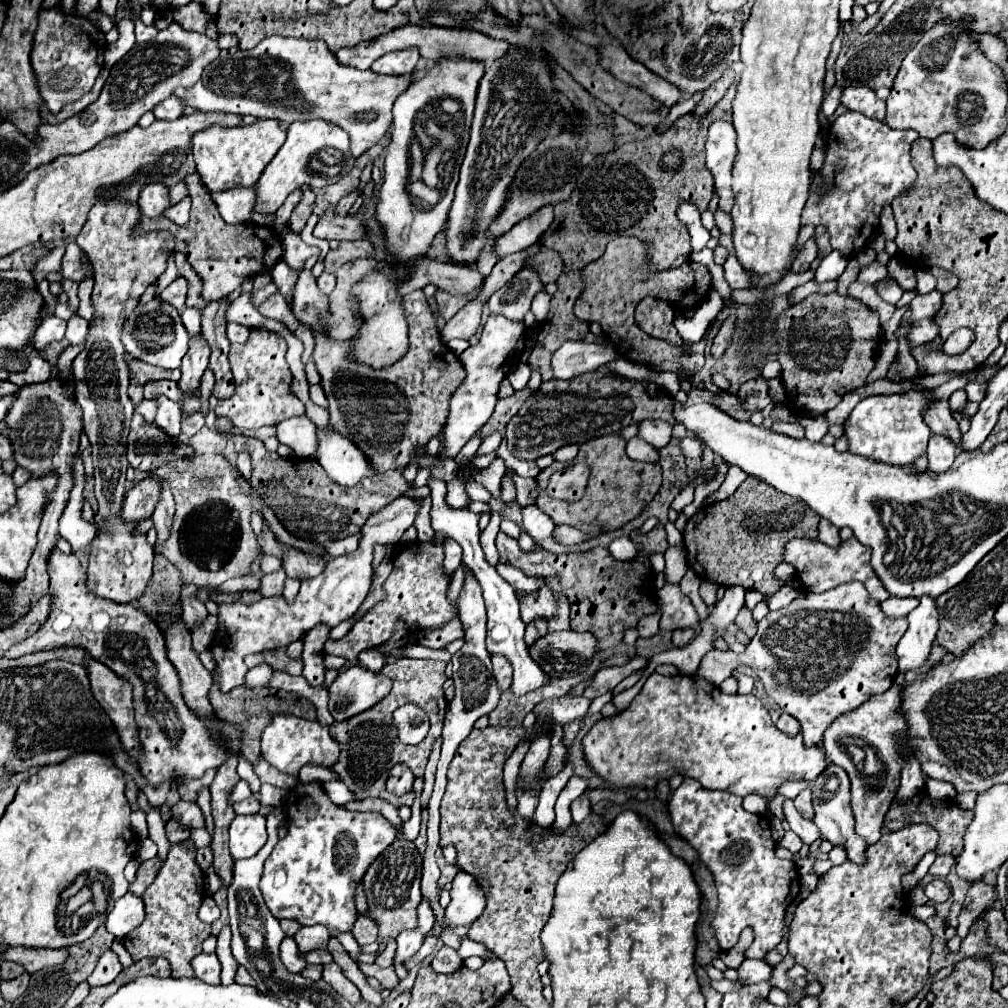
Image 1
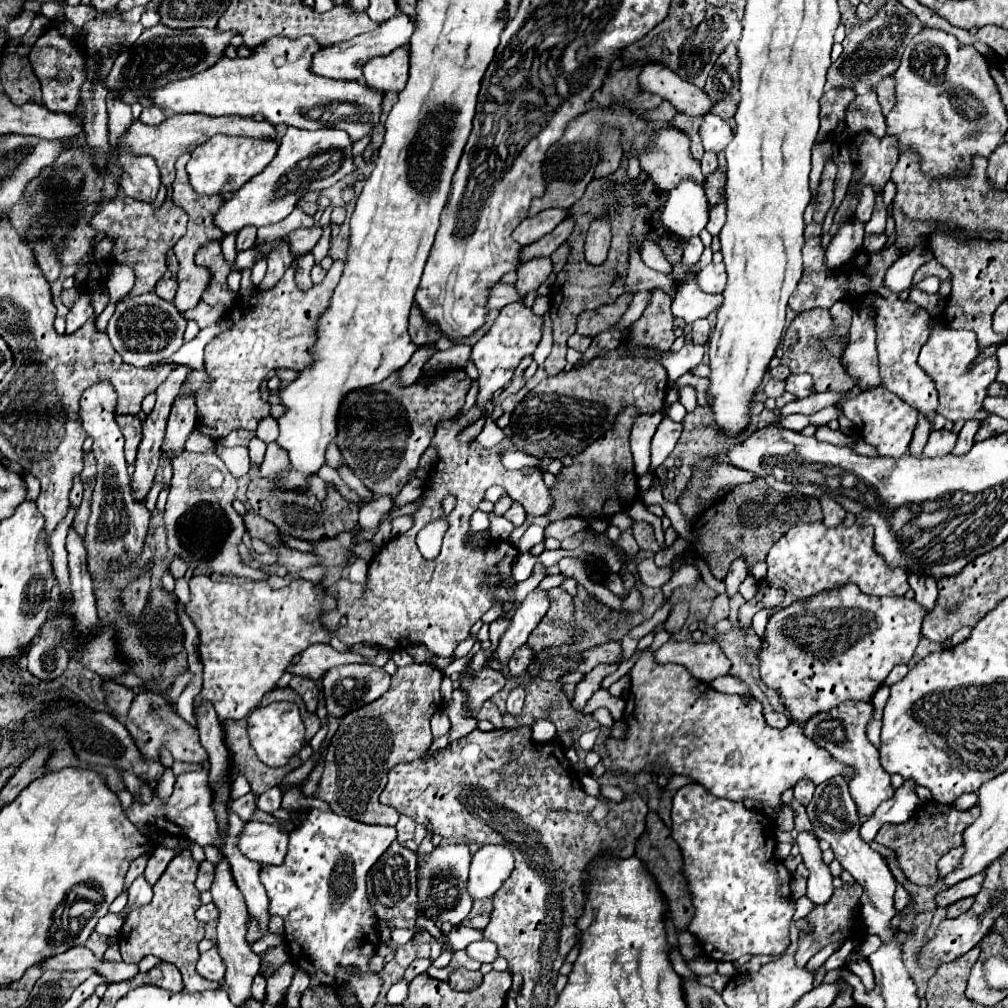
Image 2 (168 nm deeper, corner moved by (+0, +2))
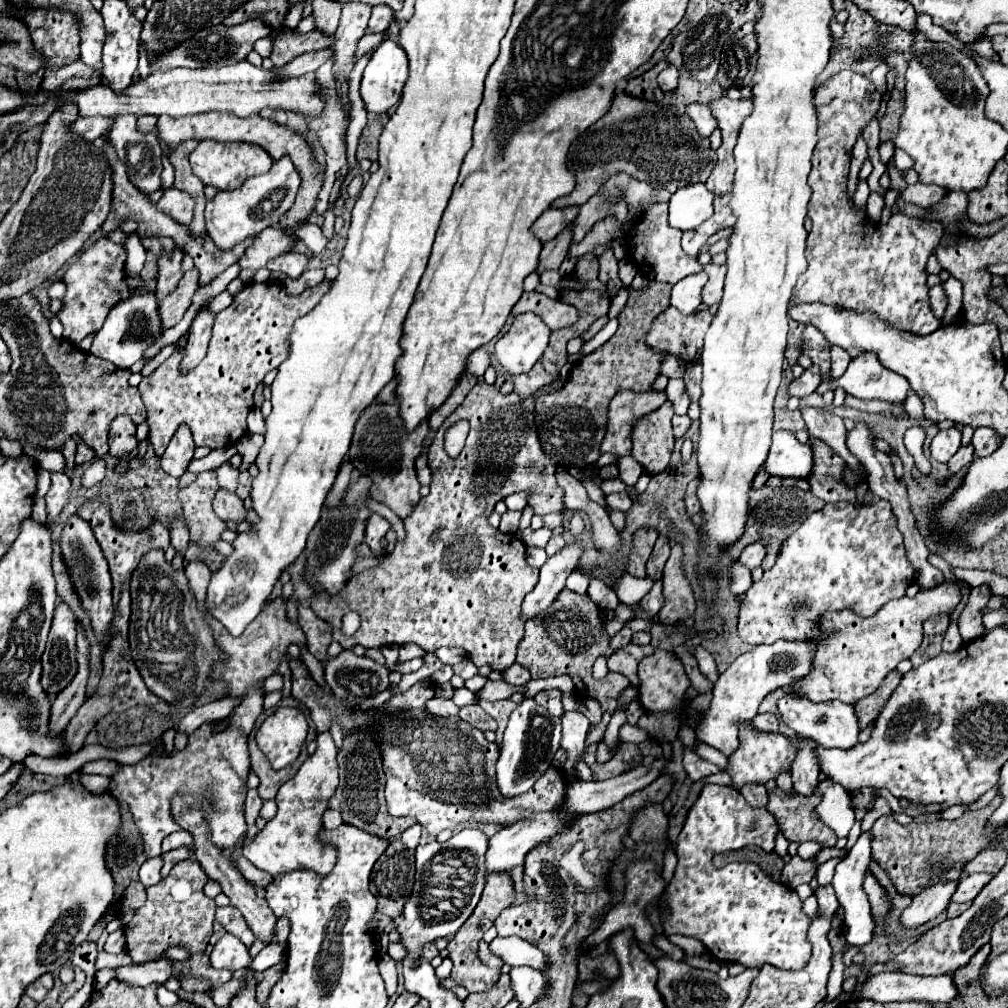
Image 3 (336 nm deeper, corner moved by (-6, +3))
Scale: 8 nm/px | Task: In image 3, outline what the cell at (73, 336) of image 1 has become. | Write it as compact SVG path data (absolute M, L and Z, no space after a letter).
M101 237L89 249L81 253L81 257L63 273L61 281L67 285L67 293L63 295L63 307L57 313L57 319L63 323L65 331L63 337L77 345L87 335L97 333L103 327L109 311L119 303L125 301L129 295L147 293L145 281L141 275L133 275L125 269L125 245L111 243L109 239Z

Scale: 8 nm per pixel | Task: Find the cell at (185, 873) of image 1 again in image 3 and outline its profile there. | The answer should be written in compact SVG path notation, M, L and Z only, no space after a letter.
M185 859L171 869L167 879L161 879L155 887L147 887L145 905L137 909L133 919L123 927L127 939L127 953L131 955L133 963L159 959L165 949L179 945L191 951L191 959L187 963L173 963L175 973L193 973L207 977L213 981L213 987L219 987L232 979L231 971L213 969L209 957L203 953L211 939L215 919L215 901L205 897L205 883L207 875L203 873L201 865L193 859Z

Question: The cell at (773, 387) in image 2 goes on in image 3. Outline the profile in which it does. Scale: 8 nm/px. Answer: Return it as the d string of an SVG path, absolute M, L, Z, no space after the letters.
M811 365L809 369L805 369L805 373L795 379L789 387L789 395L795 395L795 397L807 397L811 395L821 383L821 373L819 373L819 367Z

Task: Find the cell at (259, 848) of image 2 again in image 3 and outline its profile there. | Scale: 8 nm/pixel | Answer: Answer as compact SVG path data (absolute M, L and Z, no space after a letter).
M321 733L317 737L317 751L299 767L297 775L279 789L277 815L249 845L243 847L243 857L247 857L257 869L267 871L269 875L283 875L299 869L311 869L321 877L331 873L337 861L337 849L319 841L319 829L323 829L323 813L329 809L329 799L339 785L337 751L331 733Z

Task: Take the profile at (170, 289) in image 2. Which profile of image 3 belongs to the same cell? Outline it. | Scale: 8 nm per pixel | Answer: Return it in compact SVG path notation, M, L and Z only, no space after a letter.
M175 246L172 255L163 255L157 259L157 269L159 269L159 275L157 275L157 289L155 289L155 295L159 299L167 297L179 283L179 279L183 277L183 271L181 271L181 259L184 258L185 252L181 247Z

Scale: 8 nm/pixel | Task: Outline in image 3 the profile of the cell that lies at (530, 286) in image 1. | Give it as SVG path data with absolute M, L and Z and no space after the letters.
M571 223L555 237L553 241L543 243L543 251L539 257L539 267L537 273L543 273L547 269L559 269L563 259L567 257L567 251L571 247Z

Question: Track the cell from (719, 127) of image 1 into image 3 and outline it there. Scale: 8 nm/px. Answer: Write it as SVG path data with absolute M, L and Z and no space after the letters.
M691 103L687 105L687 115L693 119L693 123L697 125L697 131L701 137L709 137L713 133L713 129L717 127L715 117L709 111L709 105L699 105L699 103Z

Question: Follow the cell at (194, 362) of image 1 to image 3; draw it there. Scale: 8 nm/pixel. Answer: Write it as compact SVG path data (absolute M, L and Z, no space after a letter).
M181 425L181 429L173 435L165 455L161 457L161 467L165 473L169 473L175 479L181 479L181 475L187 471L191 459L193 459L193 437L187 425Z

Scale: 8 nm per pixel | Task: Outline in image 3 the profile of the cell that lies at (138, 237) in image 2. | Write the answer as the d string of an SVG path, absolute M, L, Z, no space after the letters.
M175 187L165 189L163 197L157 203L157 209L171 215L175 221L189 225L193 219L193 199L189 193L183 193Z

